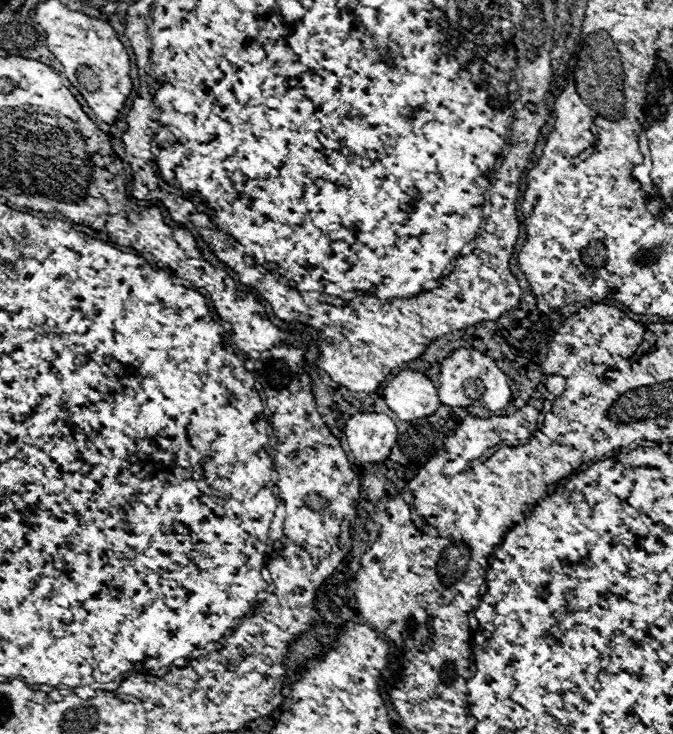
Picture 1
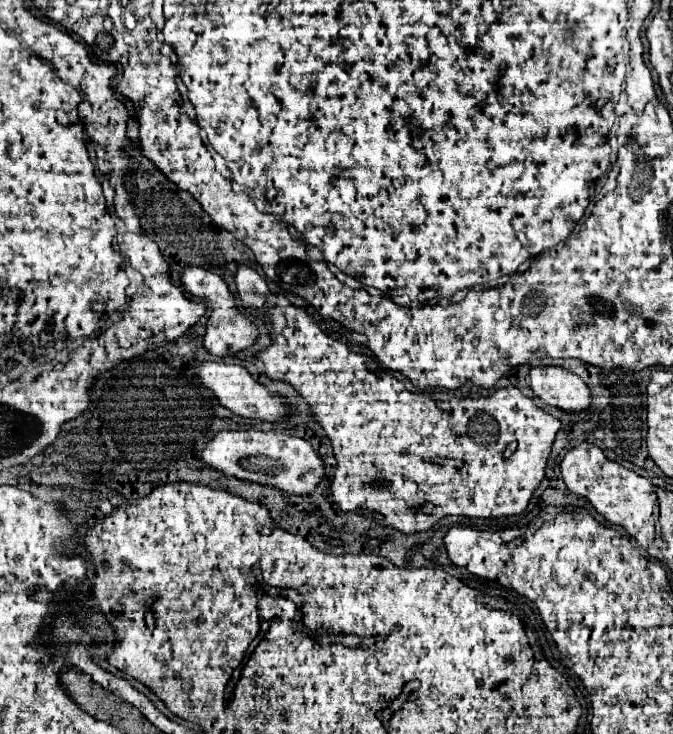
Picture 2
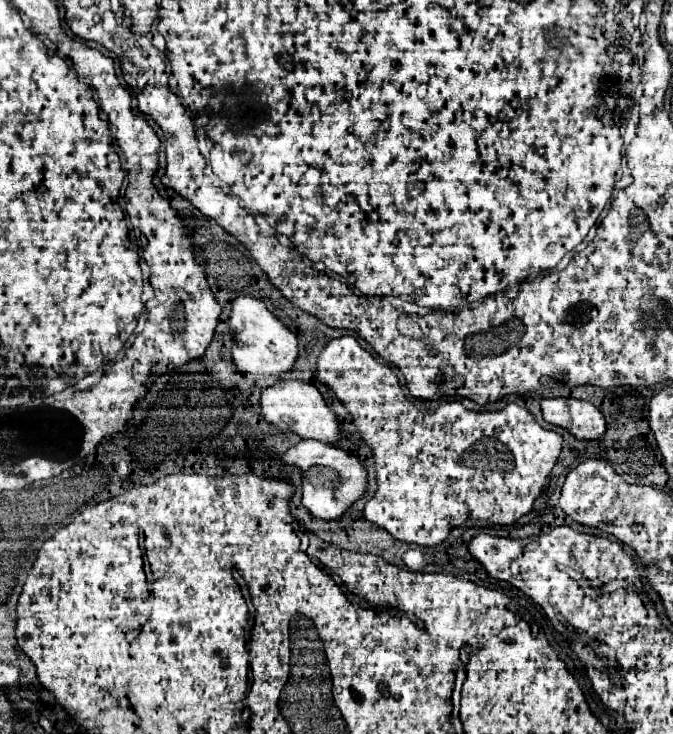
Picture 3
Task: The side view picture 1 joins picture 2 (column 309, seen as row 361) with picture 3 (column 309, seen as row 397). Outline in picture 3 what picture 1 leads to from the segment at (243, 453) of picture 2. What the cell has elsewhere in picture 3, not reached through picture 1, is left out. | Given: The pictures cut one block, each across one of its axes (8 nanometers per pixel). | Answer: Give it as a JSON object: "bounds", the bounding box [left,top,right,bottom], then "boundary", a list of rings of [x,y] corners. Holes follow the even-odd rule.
{"bounds":[280,440,366,520],"boundary":[[[300,440],[280,456],[280,462],[294,466],[302,472],[304,484],[308,486],[302,490],[302,504],[308,512],[322,520],[340,518],[346,512],[346,508],[362,496],[366,486],[366,470],[362,468],[356,456],[350,456],[340,448],[334,448],[318,440]]]}

